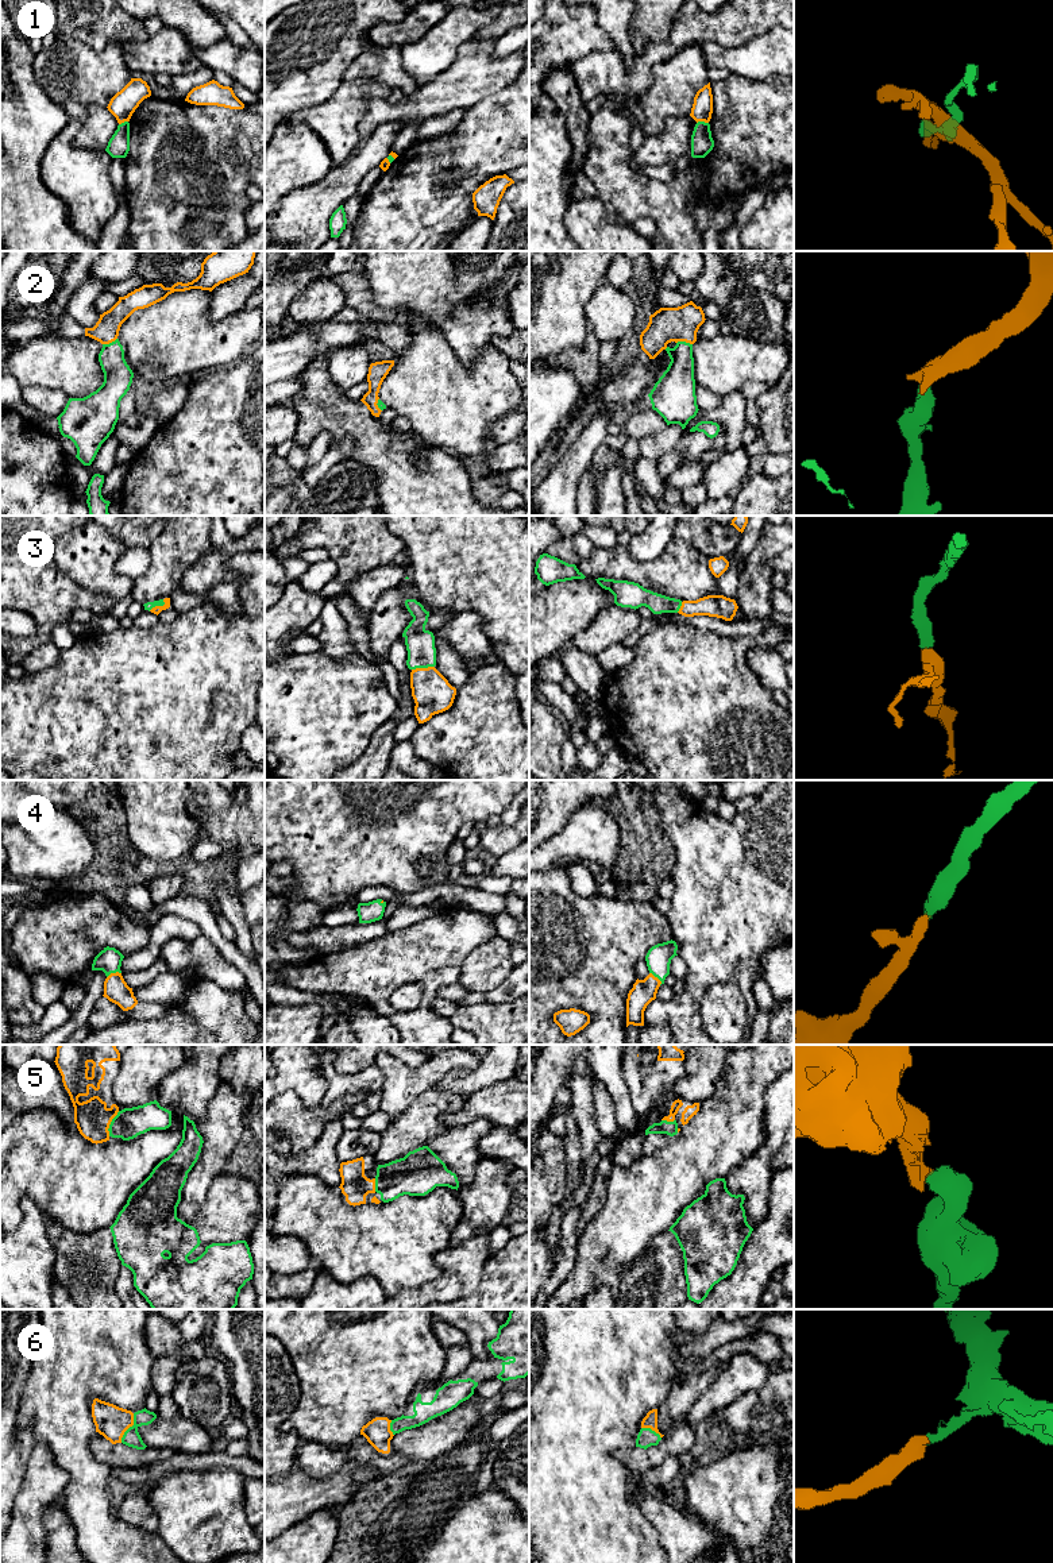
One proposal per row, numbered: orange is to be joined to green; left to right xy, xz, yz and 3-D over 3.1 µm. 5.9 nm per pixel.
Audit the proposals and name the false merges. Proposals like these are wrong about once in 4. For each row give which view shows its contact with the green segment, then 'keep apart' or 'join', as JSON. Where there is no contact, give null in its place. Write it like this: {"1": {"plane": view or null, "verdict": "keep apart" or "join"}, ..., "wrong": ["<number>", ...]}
{"1": {"plane": "yz", "verdict": "keep apart"}, "2": {"plane": "yz", "verdict": "join"}, "3": {"plane": "xz", "verdict": "join"}, "4": {"plane": "yz", "verdict": "join"}, "5": {"plane": "xy", "verdict": "join"}, "6": {"plane": "xy", "verdict": "join"}, "wrong": ["1"]}

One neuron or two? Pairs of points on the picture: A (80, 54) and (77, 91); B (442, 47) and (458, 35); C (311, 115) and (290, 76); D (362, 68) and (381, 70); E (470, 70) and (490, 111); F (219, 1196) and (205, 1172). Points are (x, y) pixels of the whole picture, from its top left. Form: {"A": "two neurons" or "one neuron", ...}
{"A": "one neuron", "B": "one neuron", "C": "two neurons", "D": "one neuron", "E": "two neurons", "F": "two neurons"}

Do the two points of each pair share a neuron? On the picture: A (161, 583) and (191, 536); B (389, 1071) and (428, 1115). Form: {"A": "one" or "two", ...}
{"A": "one", "B": "two"}

